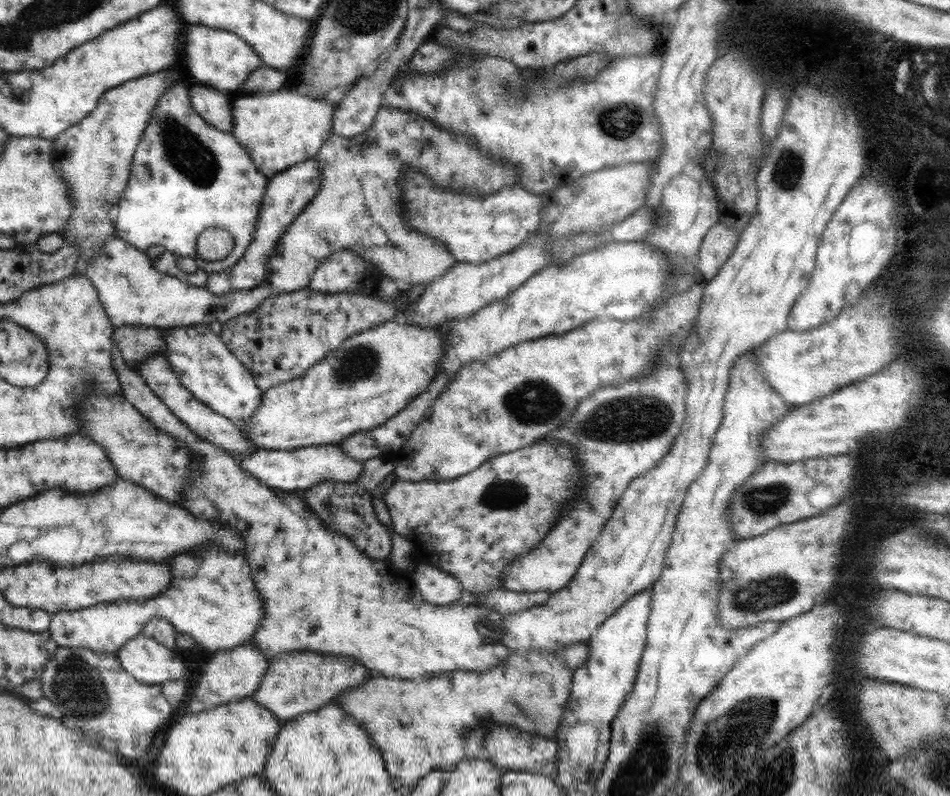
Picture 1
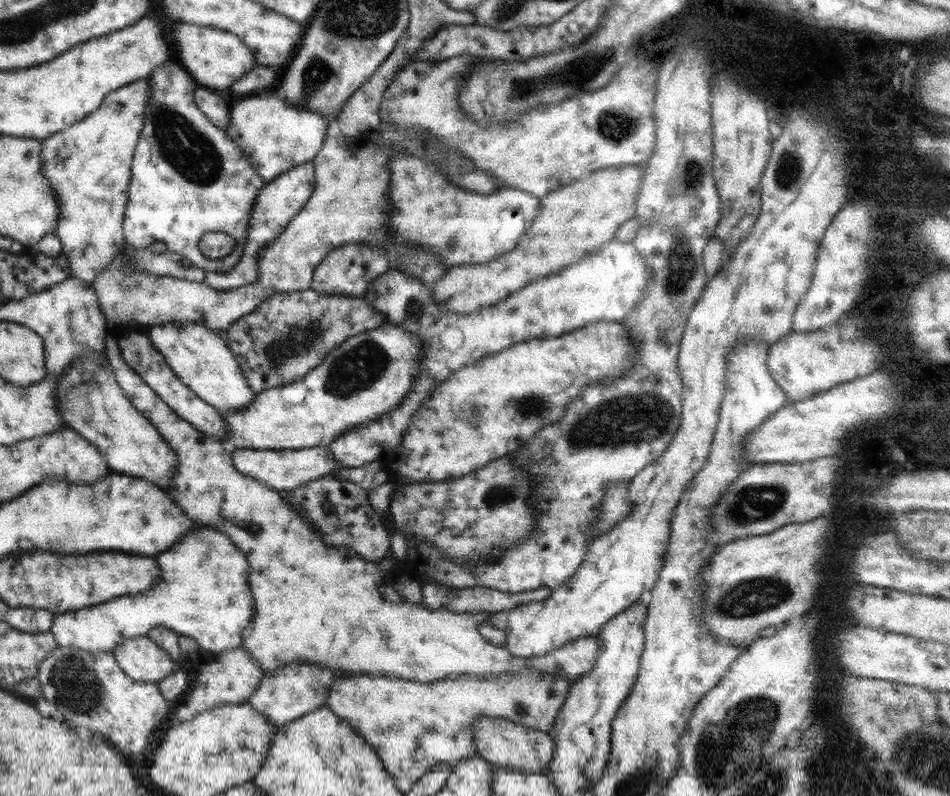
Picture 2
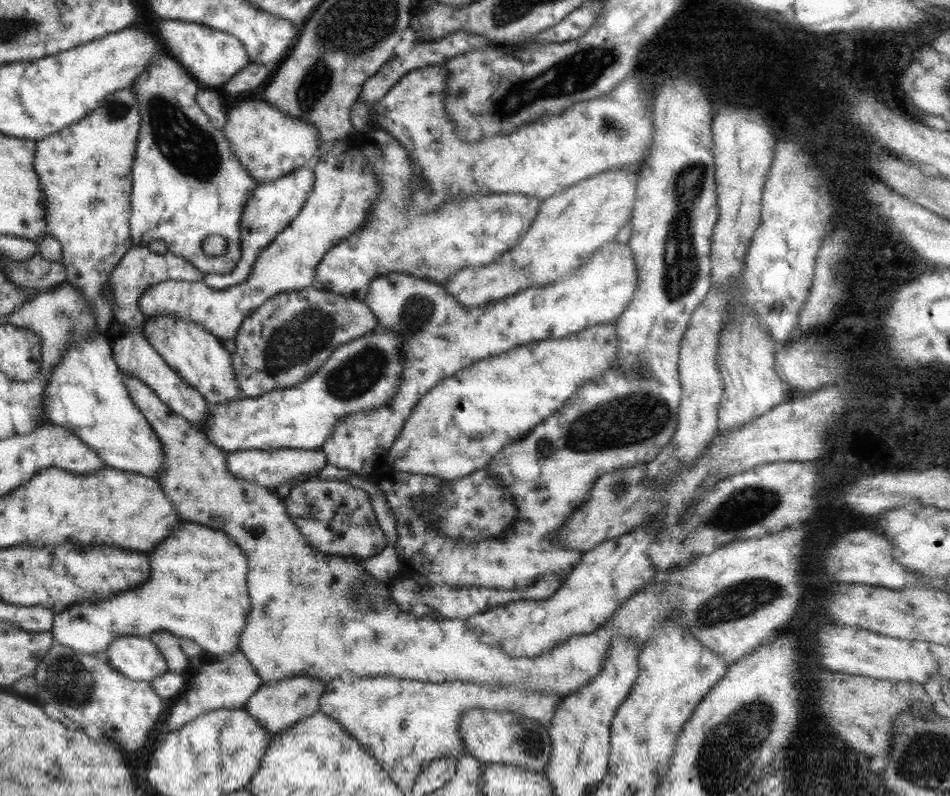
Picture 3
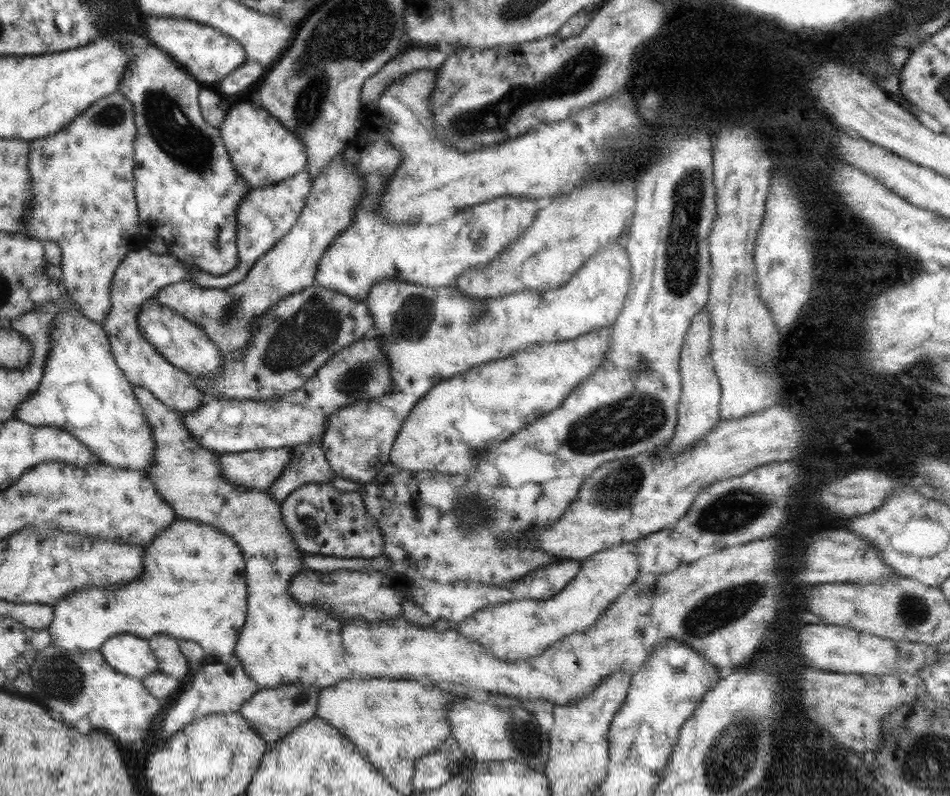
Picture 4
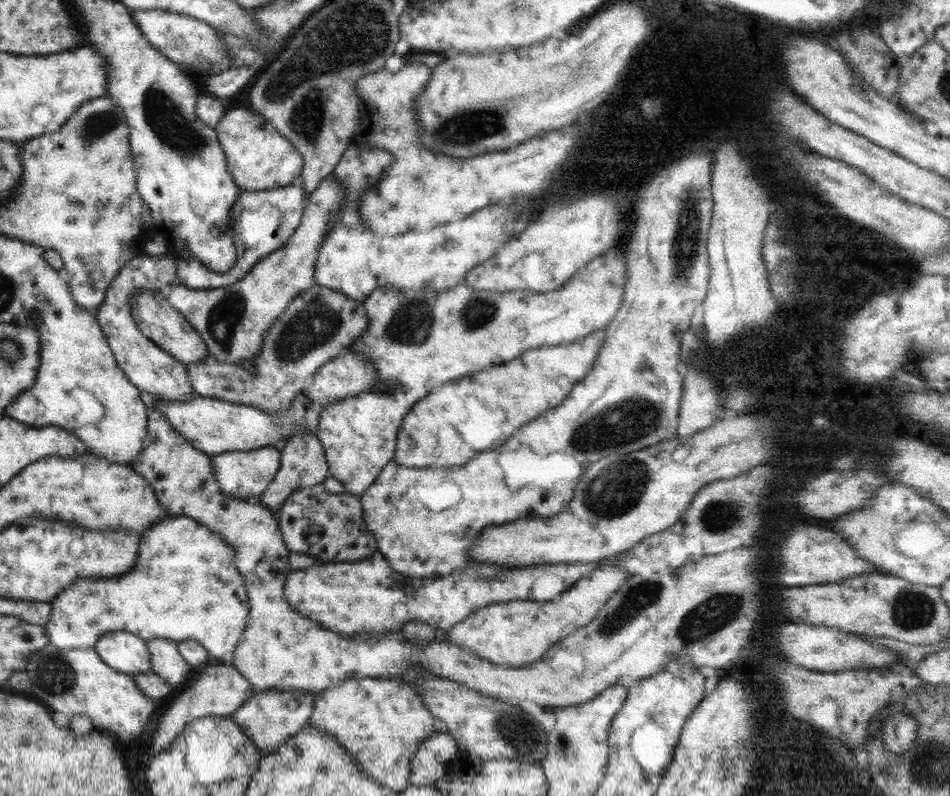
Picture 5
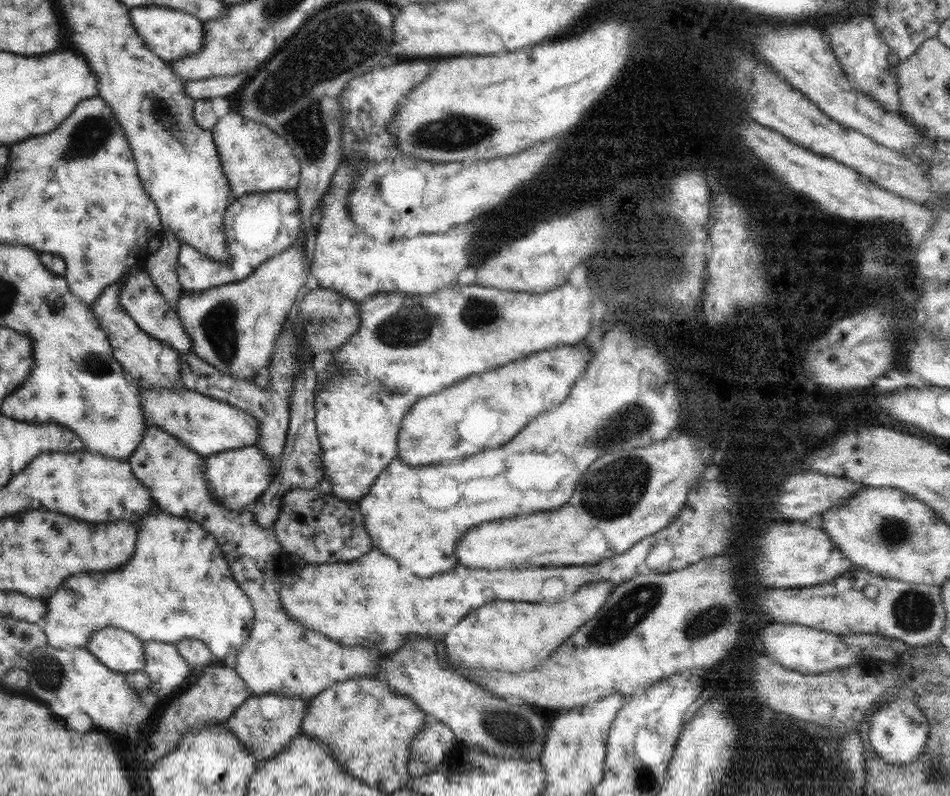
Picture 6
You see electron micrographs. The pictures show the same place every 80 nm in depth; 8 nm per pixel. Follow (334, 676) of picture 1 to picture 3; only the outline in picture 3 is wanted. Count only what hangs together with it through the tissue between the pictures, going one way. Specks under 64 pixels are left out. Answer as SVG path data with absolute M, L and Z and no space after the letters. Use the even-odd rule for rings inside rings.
M298 674L278 681L262 682L258 689L245 701L243 710L253 717L271 736L280 733L293 723L318 711L319 699L326 683L319 679Z

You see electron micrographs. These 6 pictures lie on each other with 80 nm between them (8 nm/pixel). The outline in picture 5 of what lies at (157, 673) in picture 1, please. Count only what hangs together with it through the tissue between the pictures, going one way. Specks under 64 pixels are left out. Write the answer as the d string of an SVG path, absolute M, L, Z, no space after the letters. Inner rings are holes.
M115 631L102 634L93 650L109 668L117 672L145 674L150 672L149 651L144 640L130 632Z

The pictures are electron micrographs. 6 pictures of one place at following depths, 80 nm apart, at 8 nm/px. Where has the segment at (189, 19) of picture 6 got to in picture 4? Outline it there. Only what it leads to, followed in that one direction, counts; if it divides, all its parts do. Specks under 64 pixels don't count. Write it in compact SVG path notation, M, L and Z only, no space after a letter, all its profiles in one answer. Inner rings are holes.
M149 16L143 20L143 28L148 41L151 40L153 46L161 50L200 86L209 87L219 83L219 80L247 61L243 48L235 40L200 22L172 16Z

